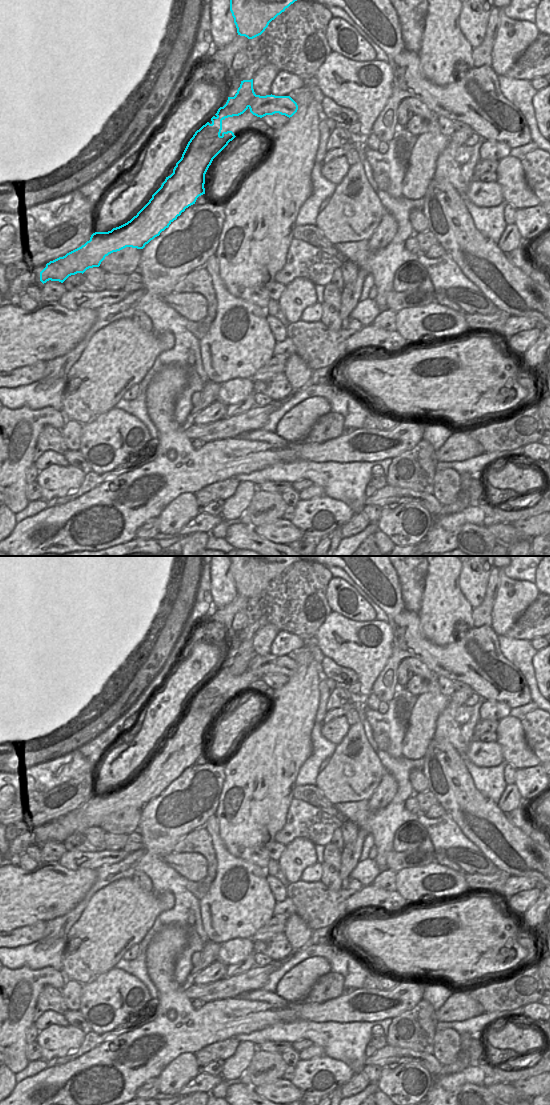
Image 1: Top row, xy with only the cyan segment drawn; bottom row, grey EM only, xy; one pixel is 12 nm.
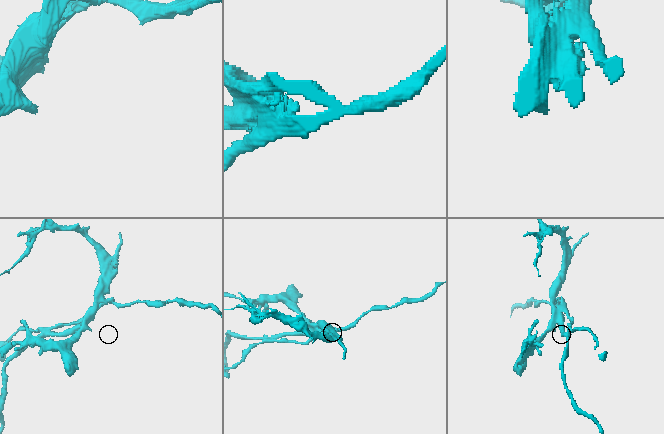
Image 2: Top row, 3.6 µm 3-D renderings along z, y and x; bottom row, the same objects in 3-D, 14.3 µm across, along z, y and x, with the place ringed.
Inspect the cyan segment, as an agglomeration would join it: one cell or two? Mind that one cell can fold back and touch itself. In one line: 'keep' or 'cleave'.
cleave

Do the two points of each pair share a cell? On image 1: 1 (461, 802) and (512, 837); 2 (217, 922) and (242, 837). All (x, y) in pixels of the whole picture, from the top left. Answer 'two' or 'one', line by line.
1: one
2: two

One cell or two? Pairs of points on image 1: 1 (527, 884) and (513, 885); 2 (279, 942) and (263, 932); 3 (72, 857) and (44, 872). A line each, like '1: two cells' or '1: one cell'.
1: one cell
2: two cells
3: two cells

